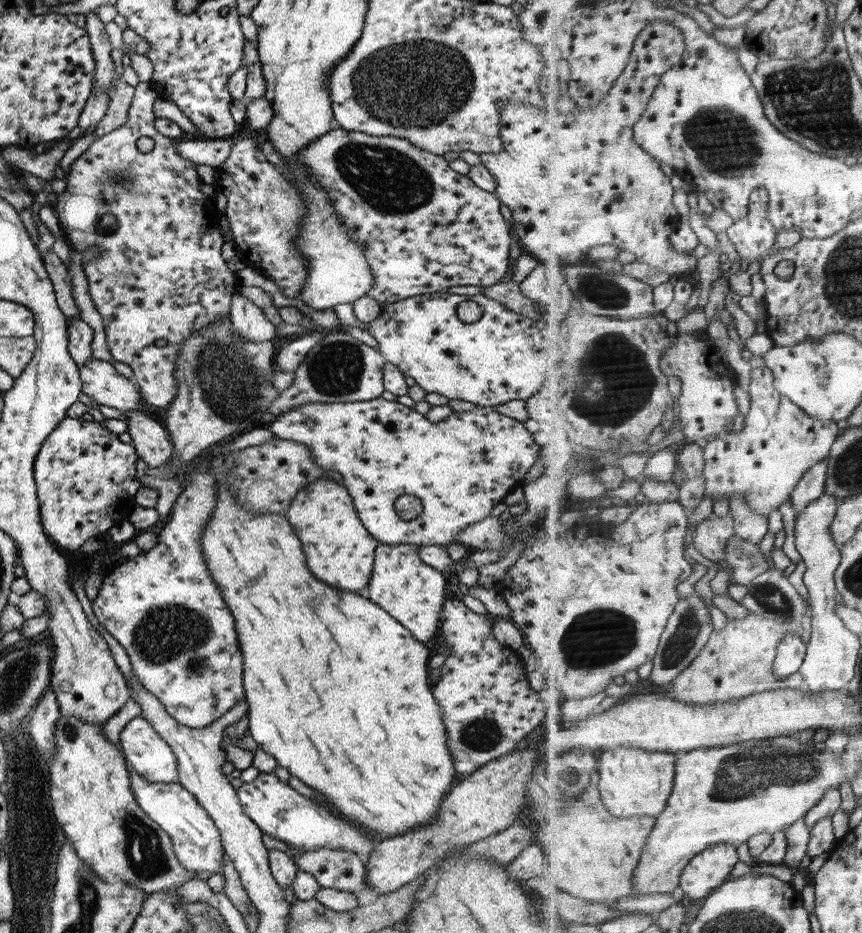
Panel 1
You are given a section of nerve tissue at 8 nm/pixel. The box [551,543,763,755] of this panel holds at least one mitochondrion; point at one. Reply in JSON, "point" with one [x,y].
{"point":[598,637]}

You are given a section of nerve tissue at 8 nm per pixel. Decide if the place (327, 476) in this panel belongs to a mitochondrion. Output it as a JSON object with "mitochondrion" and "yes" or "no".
{"mitochondrion":"no"}

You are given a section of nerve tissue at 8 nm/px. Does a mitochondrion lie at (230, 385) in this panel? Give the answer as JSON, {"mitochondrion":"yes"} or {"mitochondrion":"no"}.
{"mitochondrion":"yes"}

